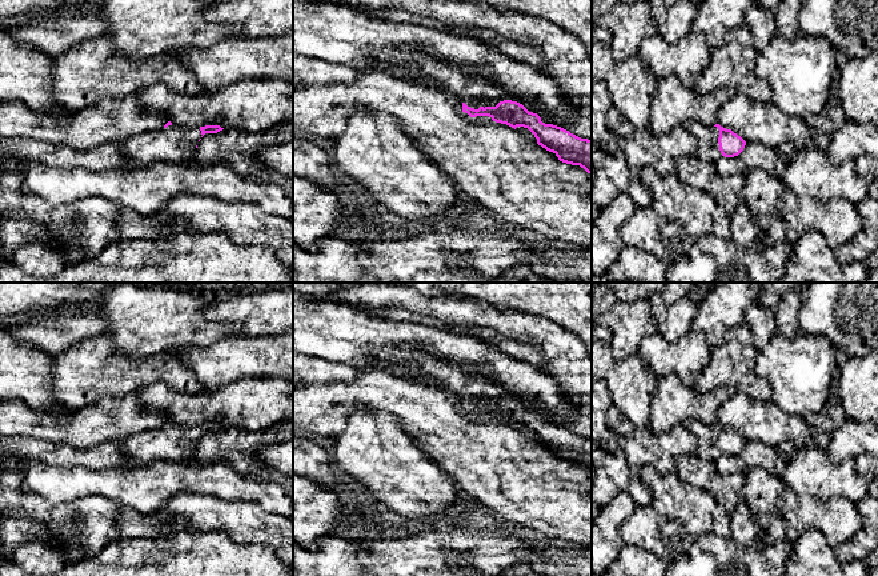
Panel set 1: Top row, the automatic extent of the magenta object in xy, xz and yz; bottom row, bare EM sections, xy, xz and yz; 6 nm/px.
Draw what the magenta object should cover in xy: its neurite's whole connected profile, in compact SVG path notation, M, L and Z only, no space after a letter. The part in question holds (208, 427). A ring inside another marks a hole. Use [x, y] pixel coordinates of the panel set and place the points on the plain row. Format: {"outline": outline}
{"outline": "M168 420L160 428L128 435L112 443L125 448L132 467L145 465L159 459L191 461L201 436L222 428L220 424L179 425Z"}

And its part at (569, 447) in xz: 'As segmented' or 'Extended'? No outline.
Extended

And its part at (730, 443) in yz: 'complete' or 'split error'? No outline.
split error

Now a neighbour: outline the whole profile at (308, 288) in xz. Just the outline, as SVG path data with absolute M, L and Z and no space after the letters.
M293 283L293 292L310 296L325 296L358 284L365 283Z

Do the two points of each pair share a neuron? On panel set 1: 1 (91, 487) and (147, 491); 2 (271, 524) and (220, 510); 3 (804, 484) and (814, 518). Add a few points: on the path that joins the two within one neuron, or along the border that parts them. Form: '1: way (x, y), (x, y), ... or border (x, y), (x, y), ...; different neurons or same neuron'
1: way (104, 487), (133, 487); same neuron
2: way (259, 524), (251, 524), (232, 516); same neuron
3: border (781, 478), (801, 498), (828, 499), (840, 495); different neurons

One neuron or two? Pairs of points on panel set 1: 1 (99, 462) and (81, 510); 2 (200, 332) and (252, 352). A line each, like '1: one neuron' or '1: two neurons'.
1: two neurons
2: two neurons

